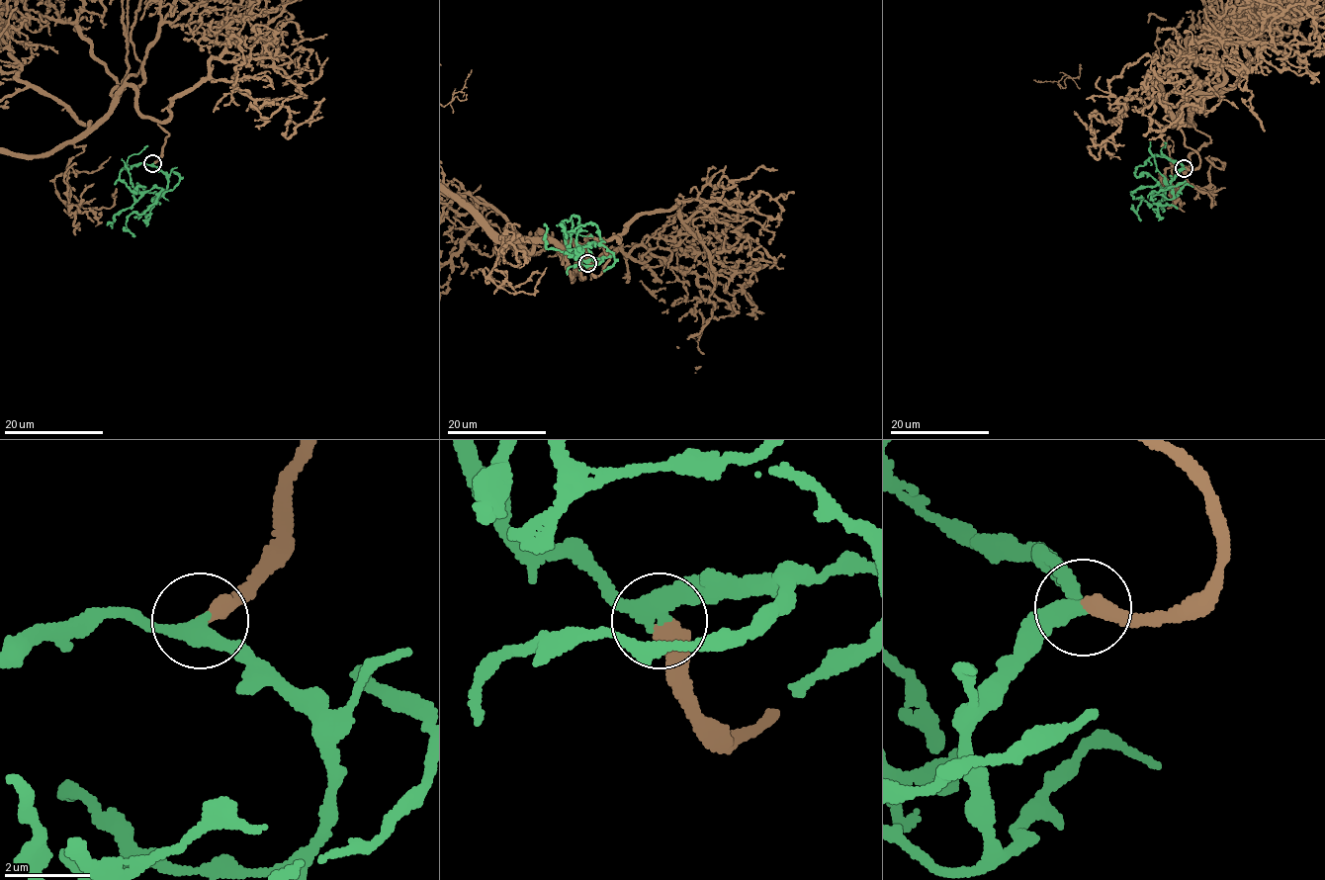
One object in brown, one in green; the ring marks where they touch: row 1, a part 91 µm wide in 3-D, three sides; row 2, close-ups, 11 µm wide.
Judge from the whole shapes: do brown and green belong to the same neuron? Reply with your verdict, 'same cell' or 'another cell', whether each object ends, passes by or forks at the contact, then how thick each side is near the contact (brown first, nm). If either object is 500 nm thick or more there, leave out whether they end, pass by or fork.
same cell | brown ends | green passes by | 400/360 nm

